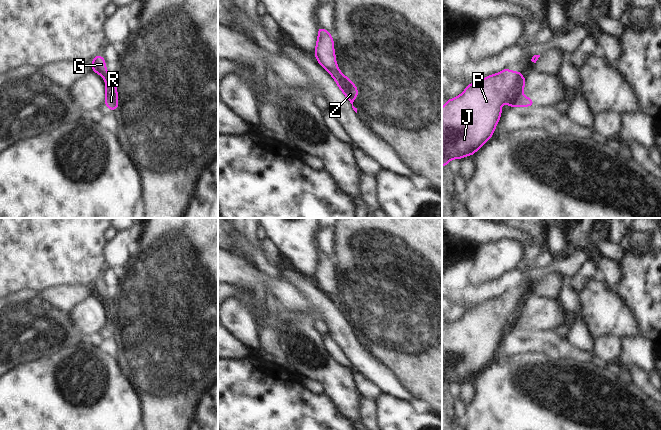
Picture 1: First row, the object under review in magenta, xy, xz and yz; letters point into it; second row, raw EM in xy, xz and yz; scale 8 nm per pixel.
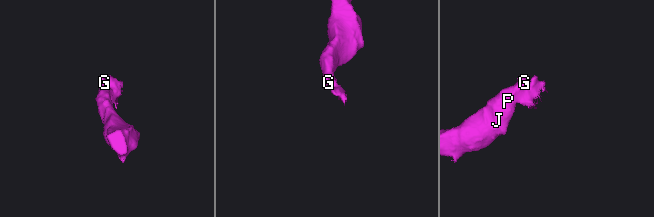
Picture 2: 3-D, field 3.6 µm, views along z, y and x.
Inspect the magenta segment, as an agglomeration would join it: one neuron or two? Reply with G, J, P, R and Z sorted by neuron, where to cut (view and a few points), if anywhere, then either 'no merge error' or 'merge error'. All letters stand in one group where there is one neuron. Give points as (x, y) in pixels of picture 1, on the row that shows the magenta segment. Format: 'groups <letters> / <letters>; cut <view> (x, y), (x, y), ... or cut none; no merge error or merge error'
groups G J P / R Z; cut yz (521, 75), (517, 83), (508, 92), (504, 101); merge error

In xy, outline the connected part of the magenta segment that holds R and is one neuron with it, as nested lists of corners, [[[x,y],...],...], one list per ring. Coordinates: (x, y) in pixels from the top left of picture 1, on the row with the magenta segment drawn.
[[[106,79],[106,99],[104,105],[106,105],[111,111],[115,111],[118,107],[118,92],[116,90],[116,82],[111,79]]]

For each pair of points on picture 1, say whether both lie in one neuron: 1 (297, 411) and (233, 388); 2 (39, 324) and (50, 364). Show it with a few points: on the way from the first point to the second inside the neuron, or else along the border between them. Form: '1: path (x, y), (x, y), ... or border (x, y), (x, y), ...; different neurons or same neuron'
1: path (281, 411), (256, 411), (249, 404); same neuron
2: border (70, 347), (64, 347), (49, 355), (25, 362); different neurons

